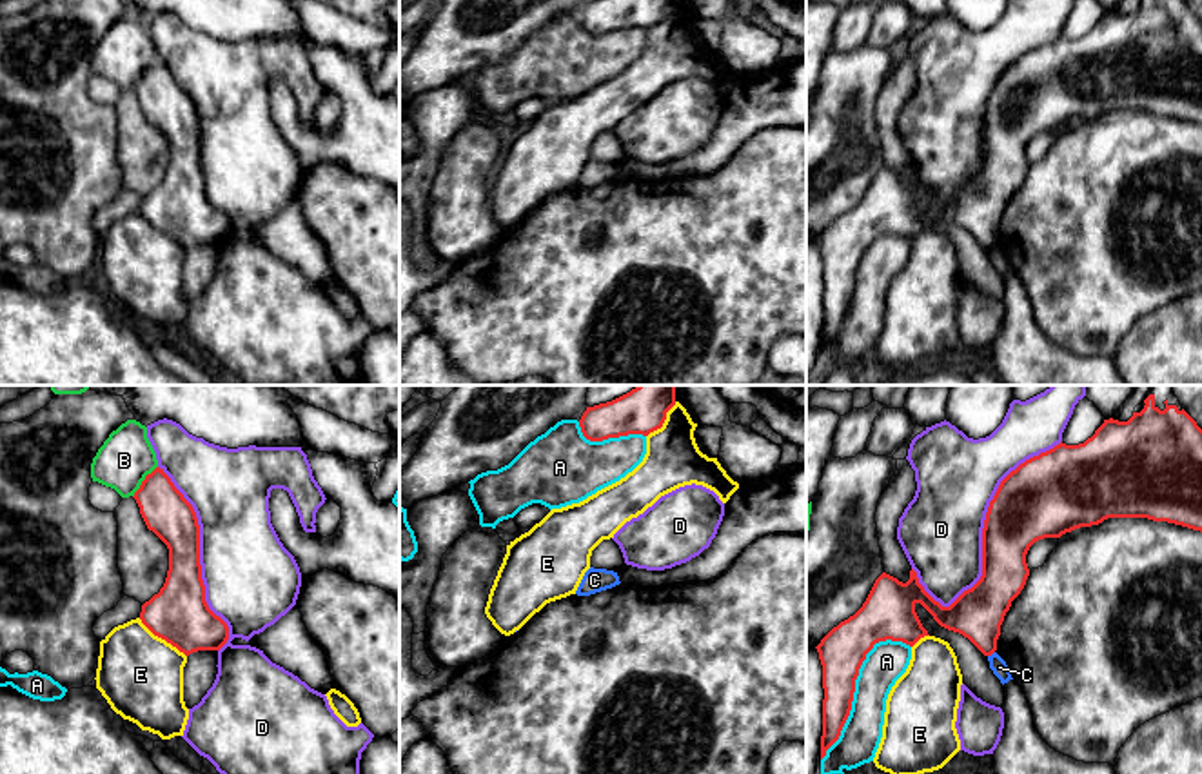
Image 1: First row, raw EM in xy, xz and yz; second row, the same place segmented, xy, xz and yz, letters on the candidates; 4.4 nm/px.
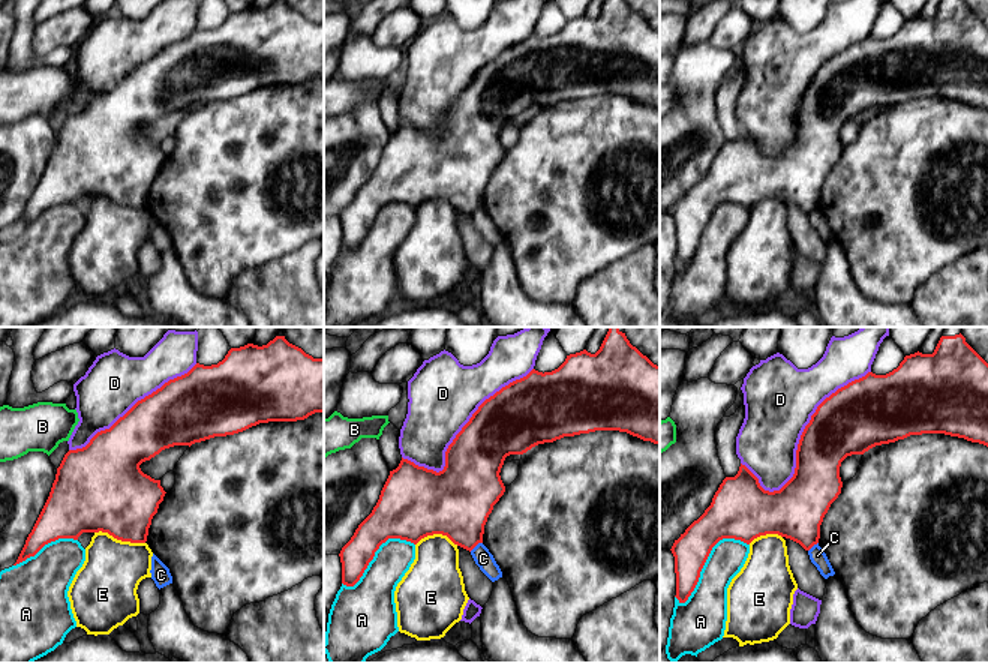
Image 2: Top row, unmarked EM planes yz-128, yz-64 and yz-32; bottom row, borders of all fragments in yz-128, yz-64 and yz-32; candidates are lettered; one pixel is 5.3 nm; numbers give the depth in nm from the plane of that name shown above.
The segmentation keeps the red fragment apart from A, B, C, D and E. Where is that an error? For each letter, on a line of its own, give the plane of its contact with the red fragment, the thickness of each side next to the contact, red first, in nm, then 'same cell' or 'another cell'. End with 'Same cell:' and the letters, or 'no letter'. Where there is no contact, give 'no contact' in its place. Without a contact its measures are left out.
A: contact in yz; calibres 200 and 180 nm; another cell
B: contact in xy; calibres 200 and 240 nm; another cell
C: contact in yz; calibres 220 and 70 nm; another cell
D: contact in yz; calibres 340 and 360 nm; another cell
E: contact in xy; calibres 260 and 380 nm; another cell
Same cell: no letter

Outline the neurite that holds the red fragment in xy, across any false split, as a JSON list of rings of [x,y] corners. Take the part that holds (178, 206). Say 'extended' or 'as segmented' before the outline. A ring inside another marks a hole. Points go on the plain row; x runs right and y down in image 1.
as segmented; [[[160,60],[145,69],[133,91],[147,122],[169,142],[165,176],[142,198],[142,216],[185,249],[220,243],[229,220],[205,194],[200,118],[192,98]]]

